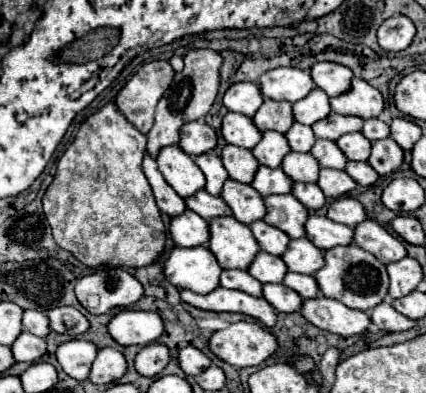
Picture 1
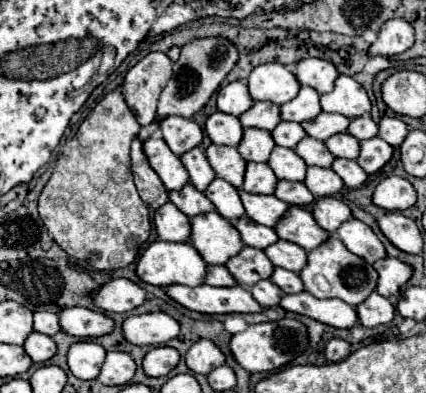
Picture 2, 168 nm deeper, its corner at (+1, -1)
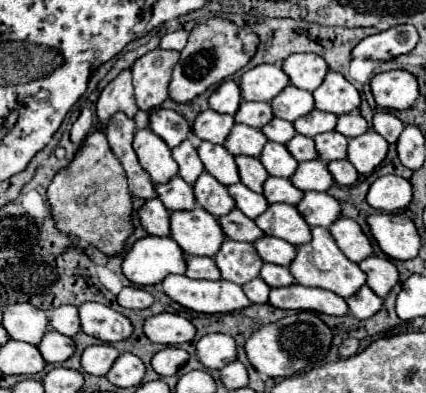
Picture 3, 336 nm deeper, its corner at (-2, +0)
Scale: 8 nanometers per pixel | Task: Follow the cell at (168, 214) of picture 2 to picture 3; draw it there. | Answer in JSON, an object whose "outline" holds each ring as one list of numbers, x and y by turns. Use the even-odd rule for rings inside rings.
{"outline":[[160,199,146,201,146,205,140,209,140,221,150,235,170,237,170,211]]}

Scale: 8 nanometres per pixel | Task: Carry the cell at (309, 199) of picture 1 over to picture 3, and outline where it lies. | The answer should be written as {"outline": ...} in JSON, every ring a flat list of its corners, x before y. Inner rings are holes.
{"outline":[[268,177,264,183,264,197,270,203,288,203,288,205,298,205,304,199,304,191,294,187,290,179,282,177]]}

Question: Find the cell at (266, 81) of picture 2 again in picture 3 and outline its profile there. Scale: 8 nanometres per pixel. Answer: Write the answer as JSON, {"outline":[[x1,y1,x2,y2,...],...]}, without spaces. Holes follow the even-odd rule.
{"outline":[[258,65,242,75,240,91,244,101,272,101,290,85,280,65]]}

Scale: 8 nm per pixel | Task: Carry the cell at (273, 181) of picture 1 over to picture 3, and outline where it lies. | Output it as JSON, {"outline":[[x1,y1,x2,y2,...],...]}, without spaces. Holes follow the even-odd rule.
{"outline":[[236,155,236,165,238,165,240,181,254,193,262,193,264,183,270,177,264,165,256,157,248,157,248,155]]}

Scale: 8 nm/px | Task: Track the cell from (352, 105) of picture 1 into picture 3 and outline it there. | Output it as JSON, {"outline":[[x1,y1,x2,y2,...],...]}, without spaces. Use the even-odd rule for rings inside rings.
{"outline":[[334,71,328,73,324,85,320,85,320,89,316,89,312,95,316,101,316,109,334,115,352,113,360,107,362,101,358,89,342,73,334,73]]}

